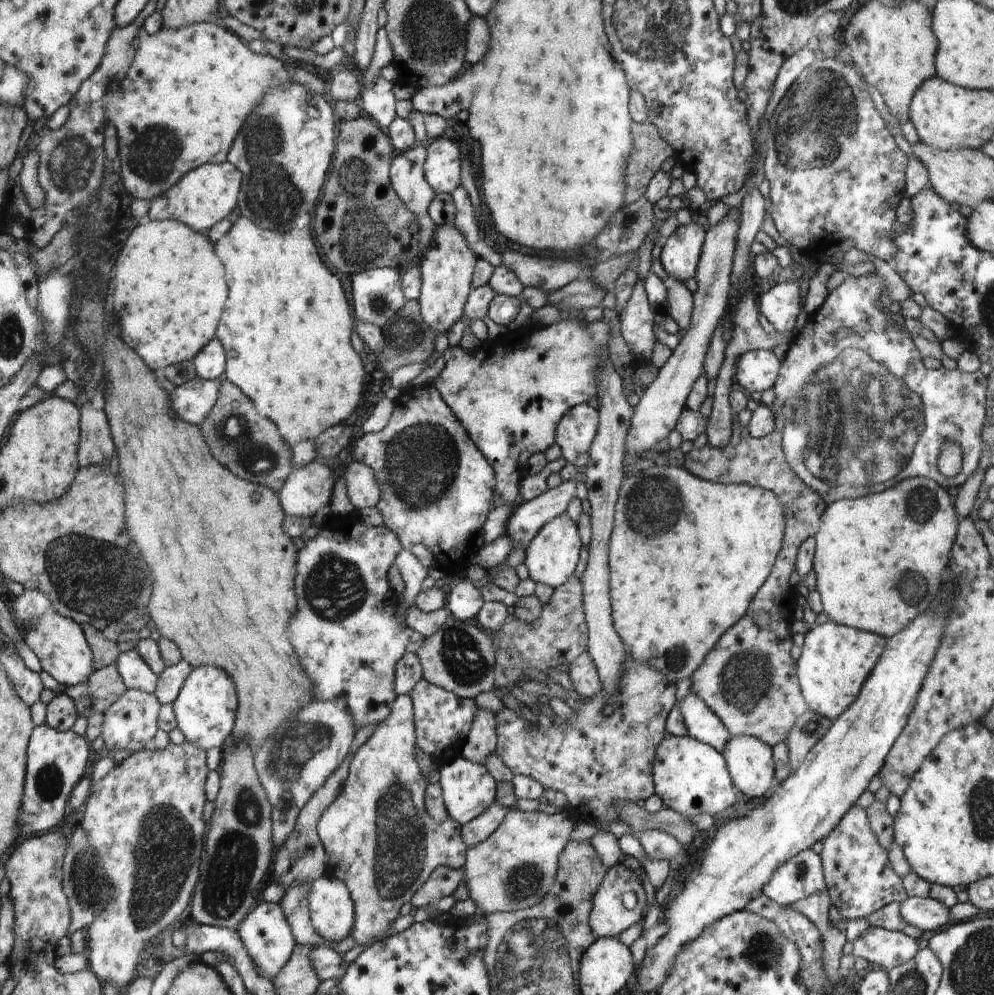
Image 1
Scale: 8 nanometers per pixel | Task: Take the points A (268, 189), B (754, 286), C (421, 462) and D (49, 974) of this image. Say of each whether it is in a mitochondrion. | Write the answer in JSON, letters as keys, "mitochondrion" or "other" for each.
{"A":"mitochondrion","B":"other","C":"mitochondrion","D":"other"}

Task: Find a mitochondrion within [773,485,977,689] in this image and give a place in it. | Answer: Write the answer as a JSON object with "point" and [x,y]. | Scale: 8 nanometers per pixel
{"point":[914,588]}

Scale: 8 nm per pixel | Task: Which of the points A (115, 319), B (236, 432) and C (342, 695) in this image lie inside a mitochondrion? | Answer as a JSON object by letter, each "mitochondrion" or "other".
{"A":"other","B":"mitochondrion","C":"other"}

